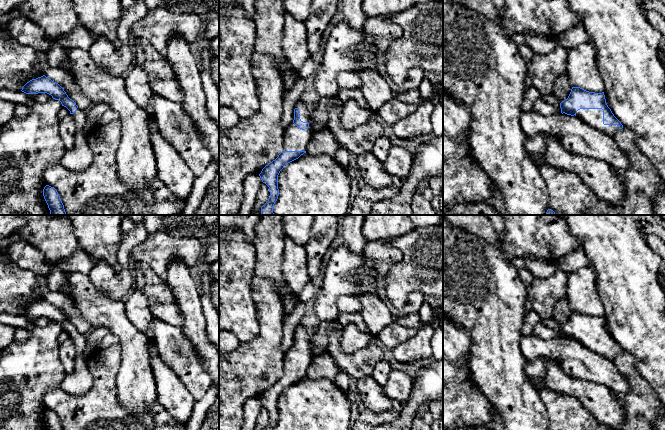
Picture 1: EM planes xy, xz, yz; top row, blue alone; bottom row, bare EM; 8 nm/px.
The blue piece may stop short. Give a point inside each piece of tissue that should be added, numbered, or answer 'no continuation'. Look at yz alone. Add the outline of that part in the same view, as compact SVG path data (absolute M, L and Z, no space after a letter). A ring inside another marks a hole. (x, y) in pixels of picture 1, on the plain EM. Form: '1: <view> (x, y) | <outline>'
1: yz (594, 341) | M580 333L576 337L576 341L580 342L586 348L604 356L610 361L618 354L618 349L604 349L603 348L603 334L602 333Z

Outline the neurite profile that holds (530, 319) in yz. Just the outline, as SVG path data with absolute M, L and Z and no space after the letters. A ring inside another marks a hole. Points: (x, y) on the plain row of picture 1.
M531 311L524 314L523 322L521 325L522 336L529 336L532 334L535 325L540 321L538 314L535 311Z

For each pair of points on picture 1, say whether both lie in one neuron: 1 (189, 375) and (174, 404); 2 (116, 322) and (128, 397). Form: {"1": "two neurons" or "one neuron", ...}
{"1": "two neurons", "2": "one neuron"}

